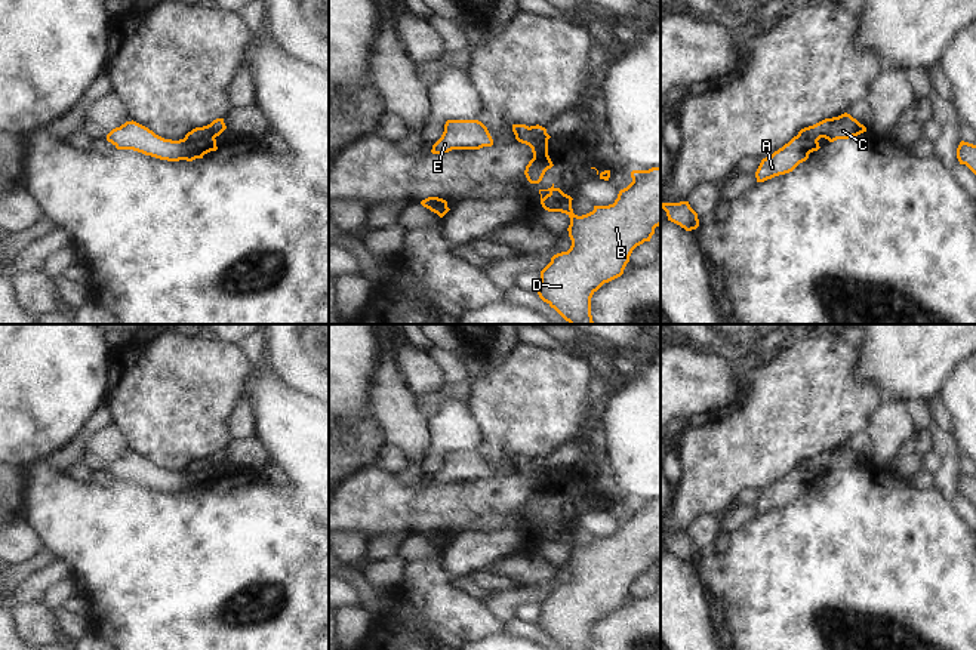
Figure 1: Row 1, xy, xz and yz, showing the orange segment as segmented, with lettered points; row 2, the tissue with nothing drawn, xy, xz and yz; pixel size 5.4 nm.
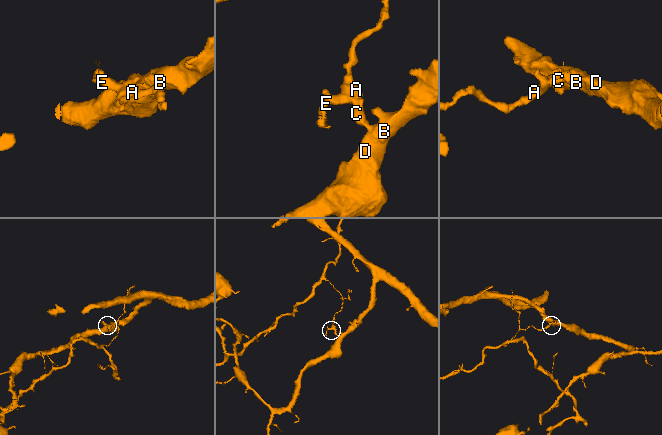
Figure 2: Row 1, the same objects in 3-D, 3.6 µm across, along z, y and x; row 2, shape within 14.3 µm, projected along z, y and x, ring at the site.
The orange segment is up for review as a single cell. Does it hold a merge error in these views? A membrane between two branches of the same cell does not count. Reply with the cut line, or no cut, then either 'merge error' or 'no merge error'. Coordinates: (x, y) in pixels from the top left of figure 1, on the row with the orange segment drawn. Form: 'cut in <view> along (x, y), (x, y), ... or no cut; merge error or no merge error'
cut in xy along (214, 136), (200, 136), (194, 141), (184, 139); merge error

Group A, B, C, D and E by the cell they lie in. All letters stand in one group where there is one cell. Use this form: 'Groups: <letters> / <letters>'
Groups: A E / B C D

